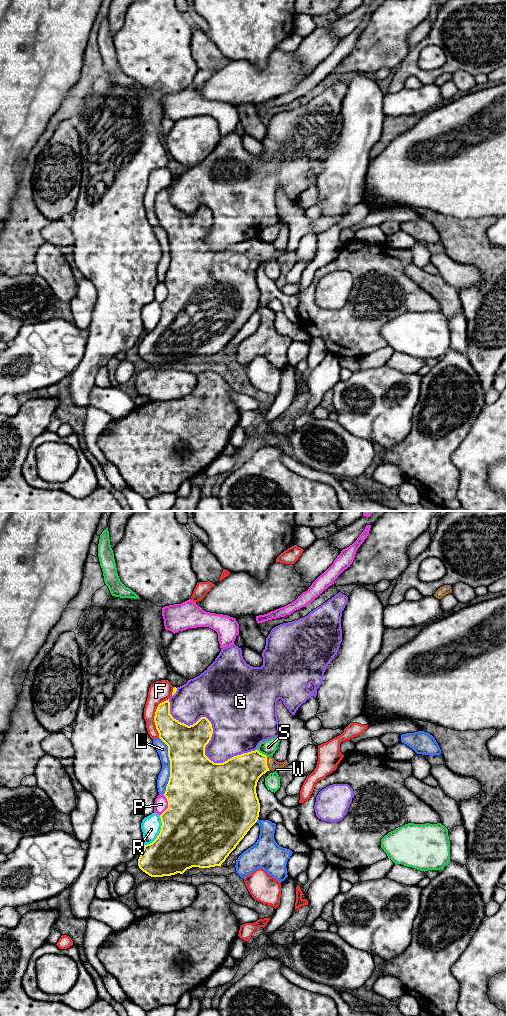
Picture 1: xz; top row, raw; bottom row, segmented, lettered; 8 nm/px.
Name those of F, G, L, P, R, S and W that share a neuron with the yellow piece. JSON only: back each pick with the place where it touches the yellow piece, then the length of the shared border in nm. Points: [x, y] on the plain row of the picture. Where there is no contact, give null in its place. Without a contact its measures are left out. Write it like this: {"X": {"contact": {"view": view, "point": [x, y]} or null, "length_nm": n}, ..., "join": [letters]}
{"W": {"contact": {"view": "xz", "point": [266, 251]}, "length_nm": 110}, "join": ["W"]}

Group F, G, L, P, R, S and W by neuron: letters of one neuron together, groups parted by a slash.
F / G / L / P / R / S / W

